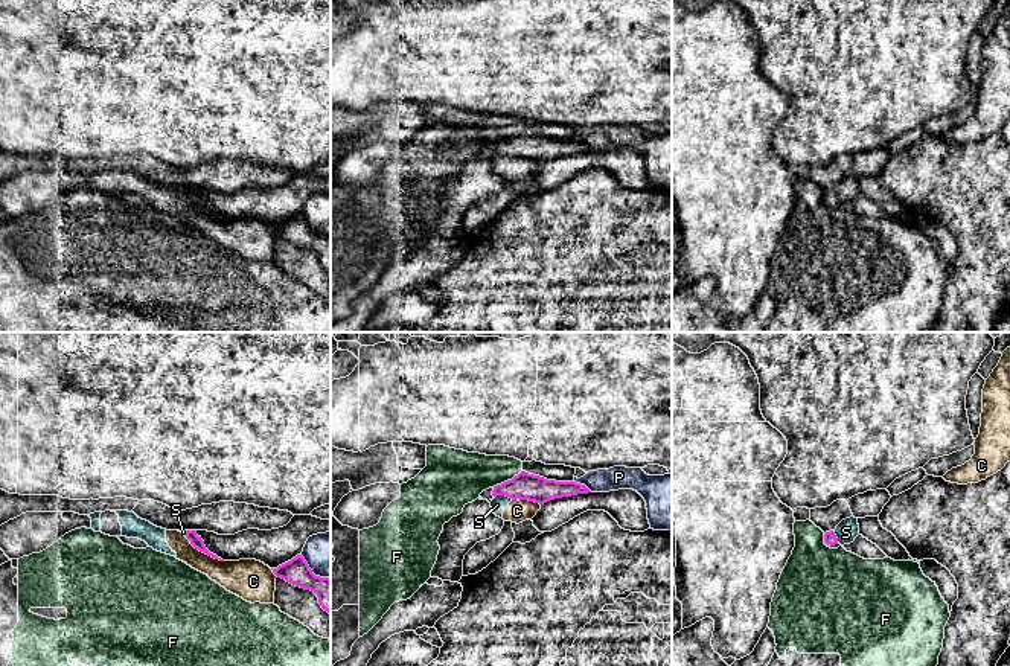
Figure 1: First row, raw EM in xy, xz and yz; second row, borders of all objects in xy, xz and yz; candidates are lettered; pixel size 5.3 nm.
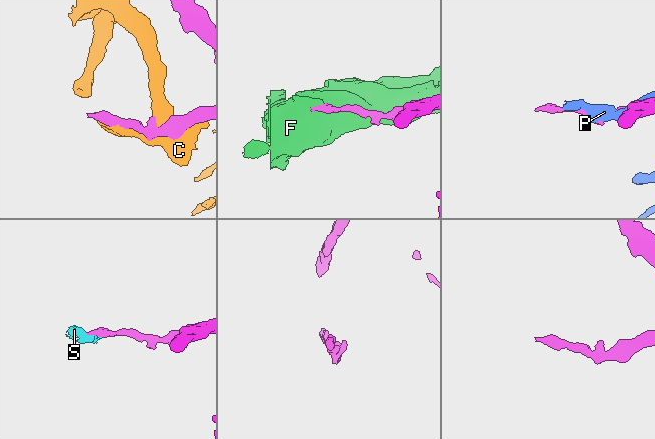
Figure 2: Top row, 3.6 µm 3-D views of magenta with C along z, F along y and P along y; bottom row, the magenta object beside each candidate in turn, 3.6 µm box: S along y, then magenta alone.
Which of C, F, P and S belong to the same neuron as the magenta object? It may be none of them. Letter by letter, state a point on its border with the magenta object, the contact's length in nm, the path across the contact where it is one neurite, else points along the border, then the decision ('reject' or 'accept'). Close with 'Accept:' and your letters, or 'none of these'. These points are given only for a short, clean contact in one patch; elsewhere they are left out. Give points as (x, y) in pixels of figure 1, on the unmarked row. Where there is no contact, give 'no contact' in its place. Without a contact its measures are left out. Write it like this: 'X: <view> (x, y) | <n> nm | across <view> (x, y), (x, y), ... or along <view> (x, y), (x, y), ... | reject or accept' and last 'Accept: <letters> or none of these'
C: xy (203, 211) | 240 nm | reject
F: xz (508, 139) | 180 nm | along xz (521, 128), (511, 137), (492, 145) | reject
P: xz (582, 144) | 120 nm | reject
S: xz (504, 153) | 100 nm | across xz (526, 145), (504, 153), (500, 160) | accept
Accept: S

